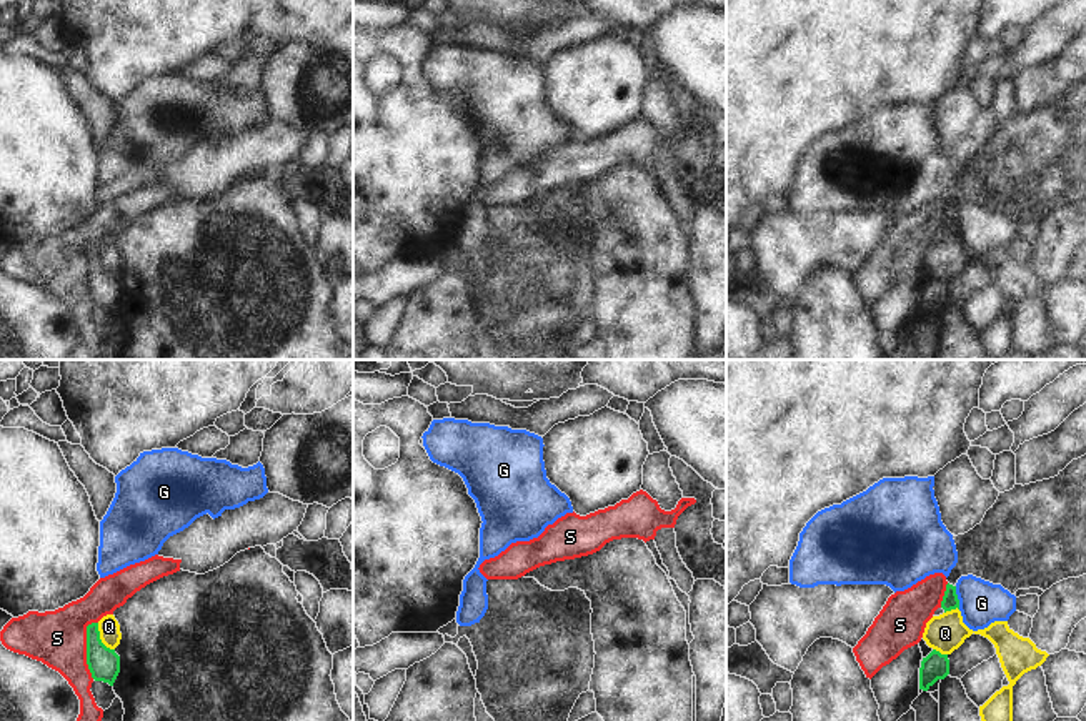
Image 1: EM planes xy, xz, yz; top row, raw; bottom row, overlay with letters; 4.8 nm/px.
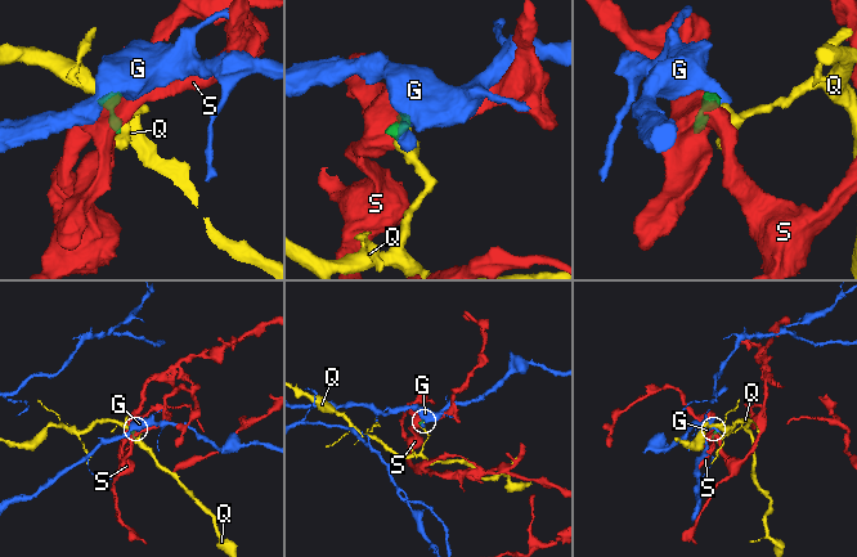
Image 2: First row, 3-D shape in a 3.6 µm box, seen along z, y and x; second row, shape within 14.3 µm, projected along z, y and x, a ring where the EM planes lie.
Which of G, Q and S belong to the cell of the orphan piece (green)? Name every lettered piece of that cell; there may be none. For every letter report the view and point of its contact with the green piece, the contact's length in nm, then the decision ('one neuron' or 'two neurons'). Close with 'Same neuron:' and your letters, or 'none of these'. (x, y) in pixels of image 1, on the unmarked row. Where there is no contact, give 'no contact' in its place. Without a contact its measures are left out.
G: yz (956, 225) | 110 nm | two neurons
Q: xy (99, 265) | 160 nm | two neurons
S: xy (87, 275) | 280 nm | two neurons
Same neuron: none of these

